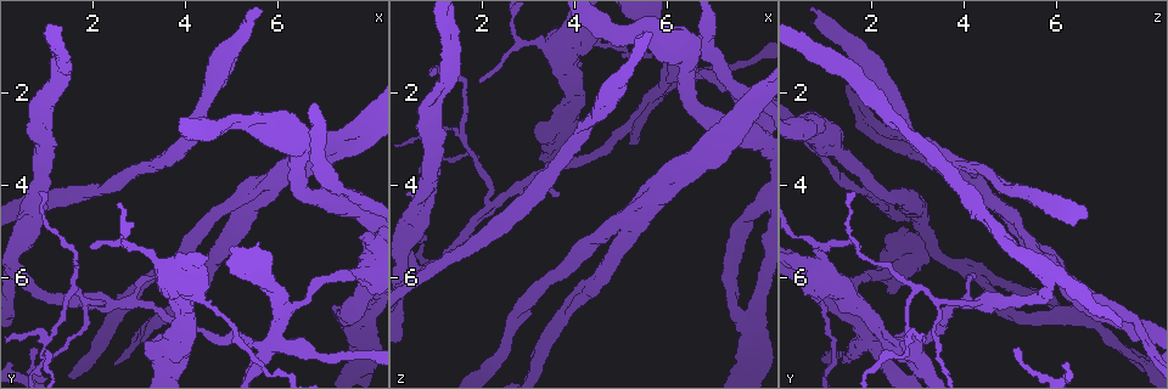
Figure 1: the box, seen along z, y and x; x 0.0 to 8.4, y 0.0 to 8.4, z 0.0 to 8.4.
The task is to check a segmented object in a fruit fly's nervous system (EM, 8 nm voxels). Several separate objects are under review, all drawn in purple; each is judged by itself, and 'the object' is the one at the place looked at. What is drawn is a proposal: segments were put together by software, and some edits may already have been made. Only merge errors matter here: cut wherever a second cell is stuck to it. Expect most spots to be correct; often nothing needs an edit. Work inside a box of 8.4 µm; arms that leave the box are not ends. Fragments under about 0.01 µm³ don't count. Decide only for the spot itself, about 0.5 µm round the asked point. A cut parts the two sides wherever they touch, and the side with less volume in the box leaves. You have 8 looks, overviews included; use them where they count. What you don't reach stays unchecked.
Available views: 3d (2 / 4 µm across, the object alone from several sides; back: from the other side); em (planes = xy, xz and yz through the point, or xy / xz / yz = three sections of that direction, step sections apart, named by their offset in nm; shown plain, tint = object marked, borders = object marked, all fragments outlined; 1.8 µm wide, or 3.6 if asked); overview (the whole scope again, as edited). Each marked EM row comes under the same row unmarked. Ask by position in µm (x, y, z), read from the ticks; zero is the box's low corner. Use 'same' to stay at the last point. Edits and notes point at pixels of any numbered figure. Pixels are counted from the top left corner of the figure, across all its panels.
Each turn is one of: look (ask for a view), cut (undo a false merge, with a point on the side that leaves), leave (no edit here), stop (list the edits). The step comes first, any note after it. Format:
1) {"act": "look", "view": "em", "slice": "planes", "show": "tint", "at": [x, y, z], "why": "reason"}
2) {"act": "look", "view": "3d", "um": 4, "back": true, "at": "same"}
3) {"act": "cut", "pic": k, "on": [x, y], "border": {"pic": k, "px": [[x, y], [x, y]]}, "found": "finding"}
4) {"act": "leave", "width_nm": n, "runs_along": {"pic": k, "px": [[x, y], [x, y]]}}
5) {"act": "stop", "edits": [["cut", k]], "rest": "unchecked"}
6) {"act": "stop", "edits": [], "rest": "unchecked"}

{"act": "look", "view": "3d", "um": 2, "at": [3.75, 7.65, 2.70]}

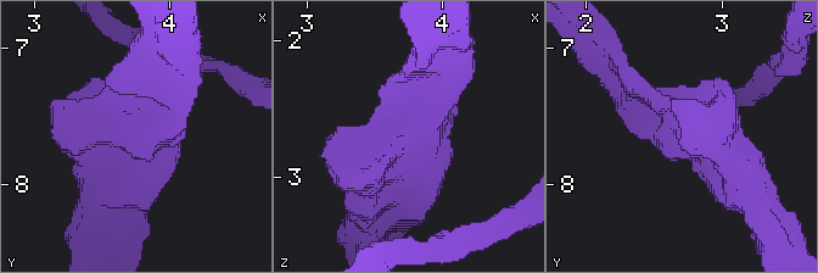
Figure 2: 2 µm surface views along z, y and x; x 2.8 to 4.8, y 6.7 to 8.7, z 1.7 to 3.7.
{"act": "look", "view": "em", "slice": "xy", "step": 16, "show": "tint", "at": [3.80, 7.60, 2.72]}

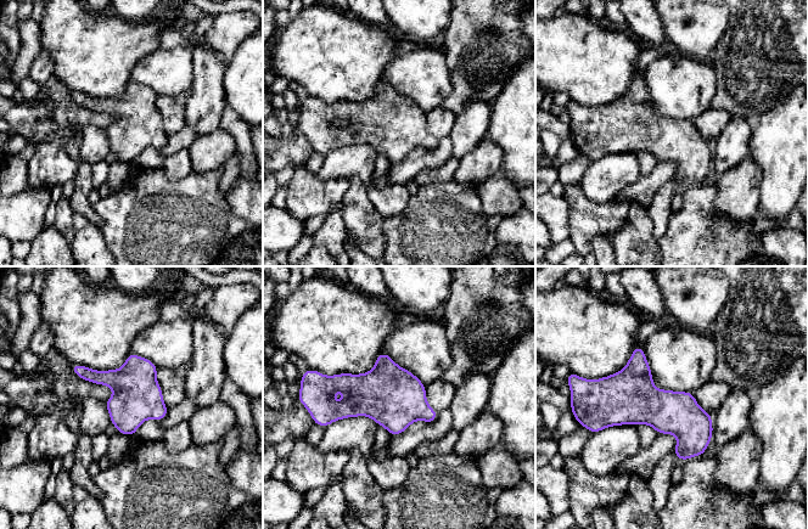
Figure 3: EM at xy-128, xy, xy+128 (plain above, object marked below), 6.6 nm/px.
{"act": "leave", "found": "continuous, no second cell"}

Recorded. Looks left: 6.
{"act": "look", "view": "em", "slice": "planes", "show": "borders", "at": [5.90, 7.25, 1.80], "why": "four or more arms meet"}

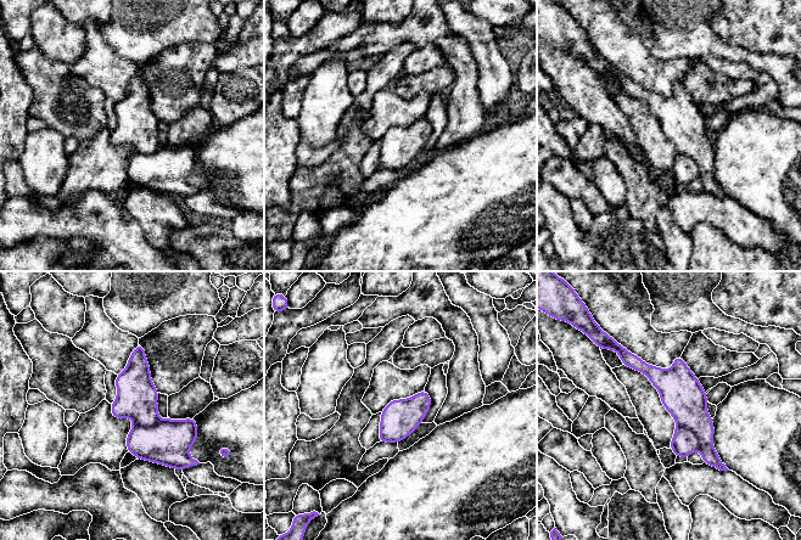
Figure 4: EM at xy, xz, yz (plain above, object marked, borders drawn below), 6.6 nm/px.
{"act": "cut", "pic": 4, "on": [684, 442], "found": "two cells meet here"}

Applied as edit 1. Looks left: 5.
{"act": "look", "view": "em", "um": 3.6, "slice": "planes", "show": "tint", "at": [6.40, 3.00, 1.00], "why": "abrupt turn"}

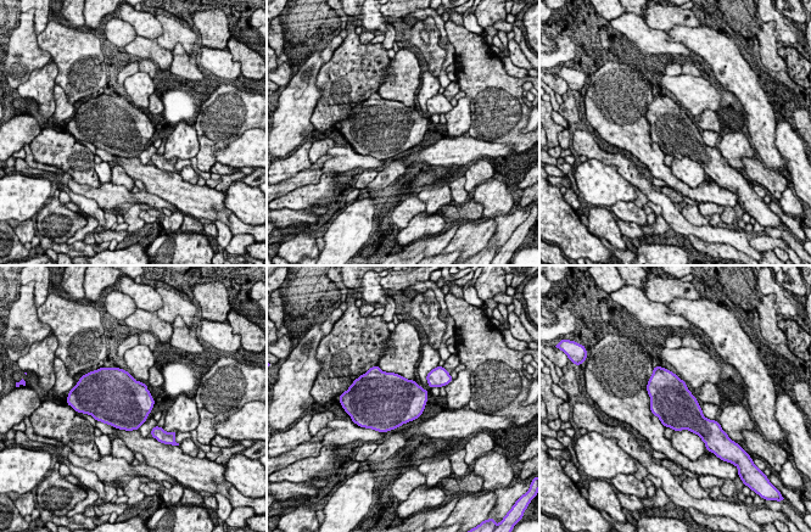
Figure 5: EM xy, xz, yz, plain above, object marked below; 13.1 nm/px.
{"act": "leave", "found": "one cell here"}

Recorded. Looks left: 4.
{"act": "stop", "edits": [["cut", 4]], "rest": "unchecked"}

